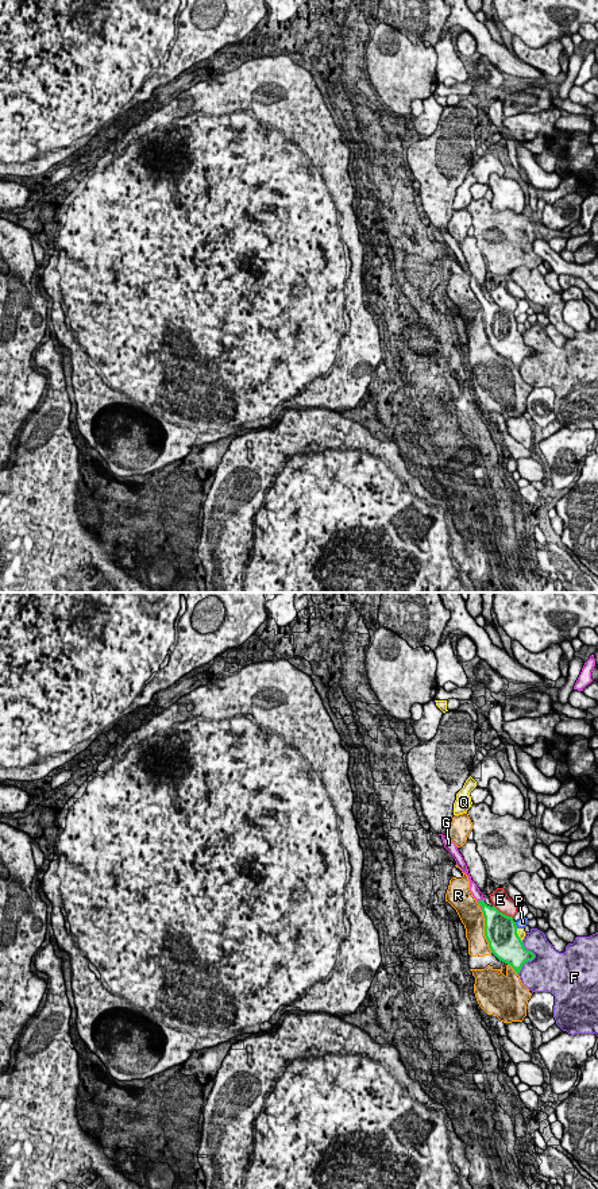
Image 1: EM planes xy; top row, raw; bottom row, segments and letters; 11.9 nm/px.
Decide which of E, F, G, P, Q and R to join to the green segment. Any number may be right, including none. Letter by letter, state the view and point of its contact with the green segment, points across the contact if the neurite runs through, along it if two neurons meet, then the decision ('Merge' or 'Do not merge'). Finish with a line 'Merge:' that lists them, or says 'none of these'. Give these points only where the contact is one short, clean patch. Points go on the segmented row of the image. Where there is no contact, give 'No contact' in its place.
E: Touches green at xy (501, 913). Do not merge
F: Touches green at xy (532, 958). Do not merge
G: Touches green at xy (481, 900). Path across: xy (493, 917), (481, 900), (477, 894). Merge
P: Touches green at xy (514, 925). Do not merge
Q: Touches green at xy (517, 935). Do not merge
R: Touches green at xy (485, 935). Do not merge
Merge: G

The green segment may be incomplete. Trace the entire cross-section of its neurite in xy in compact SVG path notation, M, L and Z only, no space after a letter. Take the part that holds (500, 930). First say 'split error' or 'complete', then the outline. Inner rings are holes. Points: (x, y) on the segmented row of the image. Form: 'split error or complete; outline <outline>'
split error; outline M439 834L444 848L452 854L456 865L467 875L470 880L470 891L479 904L485 918L485 937L489 942L491 953L502 962L510 965L518 974L522 965L535 958L535 954L524 947L517 934L517 926L512 916L499 912L494 906L485 903L483 893L471 880L467 865L458 850L458 846L445 835Z

